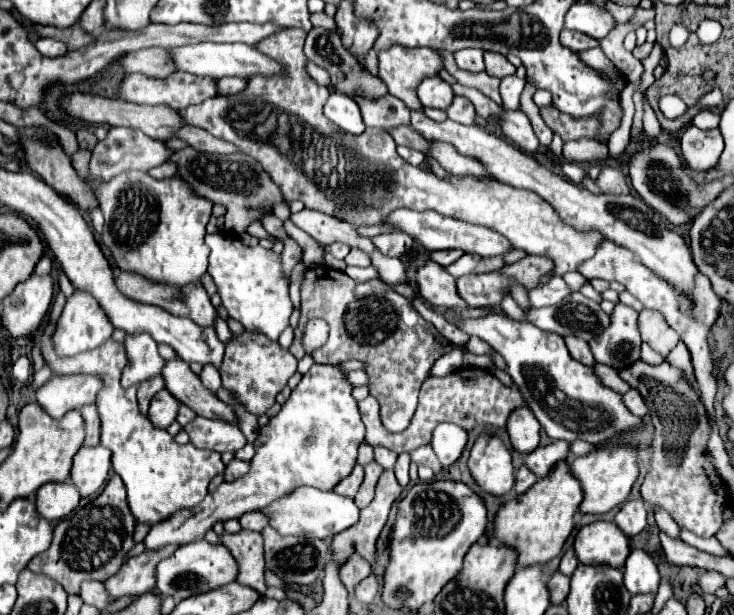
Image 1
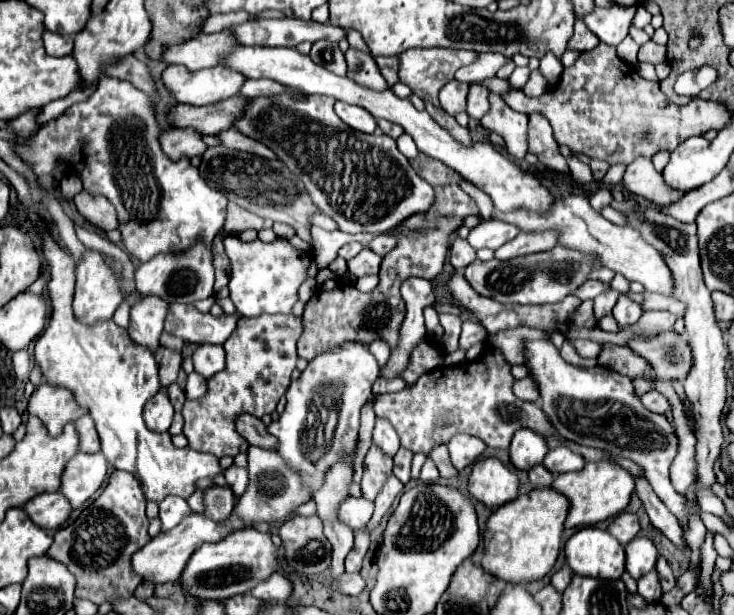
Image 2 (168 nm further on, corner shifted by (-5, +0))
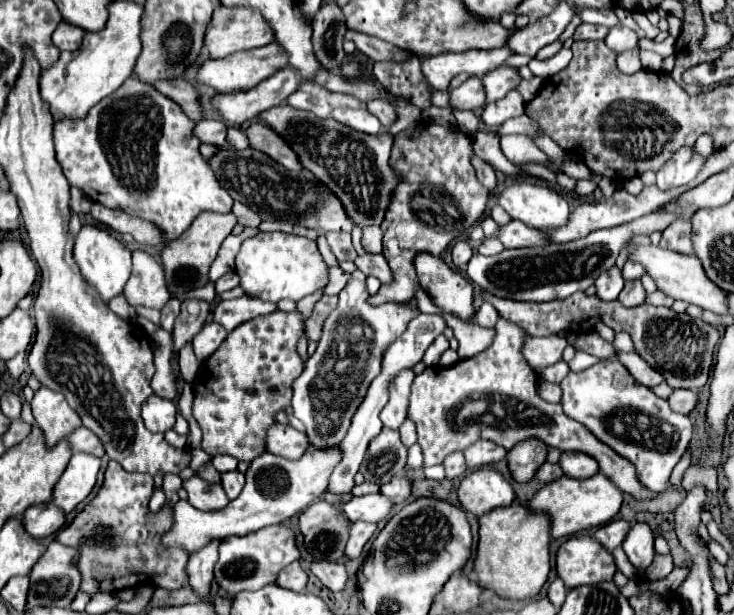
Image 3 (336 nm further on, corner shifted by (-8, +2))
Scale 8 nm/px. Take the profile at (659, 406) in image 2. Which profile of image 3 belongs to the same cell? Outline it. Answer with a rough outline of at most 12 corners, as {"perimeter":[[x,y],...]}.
{"perimeter":[[676,389],[668,403],[678,413],[698,407],[698,393]]}

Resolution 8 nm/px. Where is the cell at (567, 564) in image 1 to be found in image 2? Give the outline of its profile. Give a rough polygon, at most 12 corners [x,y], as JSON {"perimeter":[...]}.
{"perimeter":[[569,565],[563,567],[551,577],[551,585],[565,591],[571,577]]}

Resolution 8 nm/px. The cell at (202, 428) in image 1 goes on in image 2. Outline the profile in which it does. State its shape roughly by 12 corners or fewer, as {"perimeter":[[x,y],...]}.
{"perimeter":[[241,317],[225,371],[185,403],[189,447],[235,457],[235,415],[275,411],[301,319]]}

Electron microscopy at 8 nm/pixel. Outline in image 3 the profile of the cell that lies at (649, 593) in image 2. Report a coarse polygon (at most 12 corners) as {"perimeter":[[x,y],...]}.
{"perimeter":[[654,553],[654,561],[646,569],[650,581],[670,575],[672,555]]}

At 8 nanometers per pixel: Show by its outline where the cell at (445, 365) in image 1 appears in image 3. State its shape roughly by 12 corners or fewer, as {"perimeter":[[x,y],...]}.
{"perimeter":[[490,303],[474,315],[474,323],[480,327],[494,327],[498,321],[496,309]]}

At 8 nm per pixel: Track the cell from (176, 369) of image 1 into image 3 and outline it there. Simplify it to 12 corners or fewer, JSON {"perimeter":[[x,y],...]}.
{"perimeter":[[276,423],[266,445],[272,455],[300,459],[310,449],[306,433]]}

